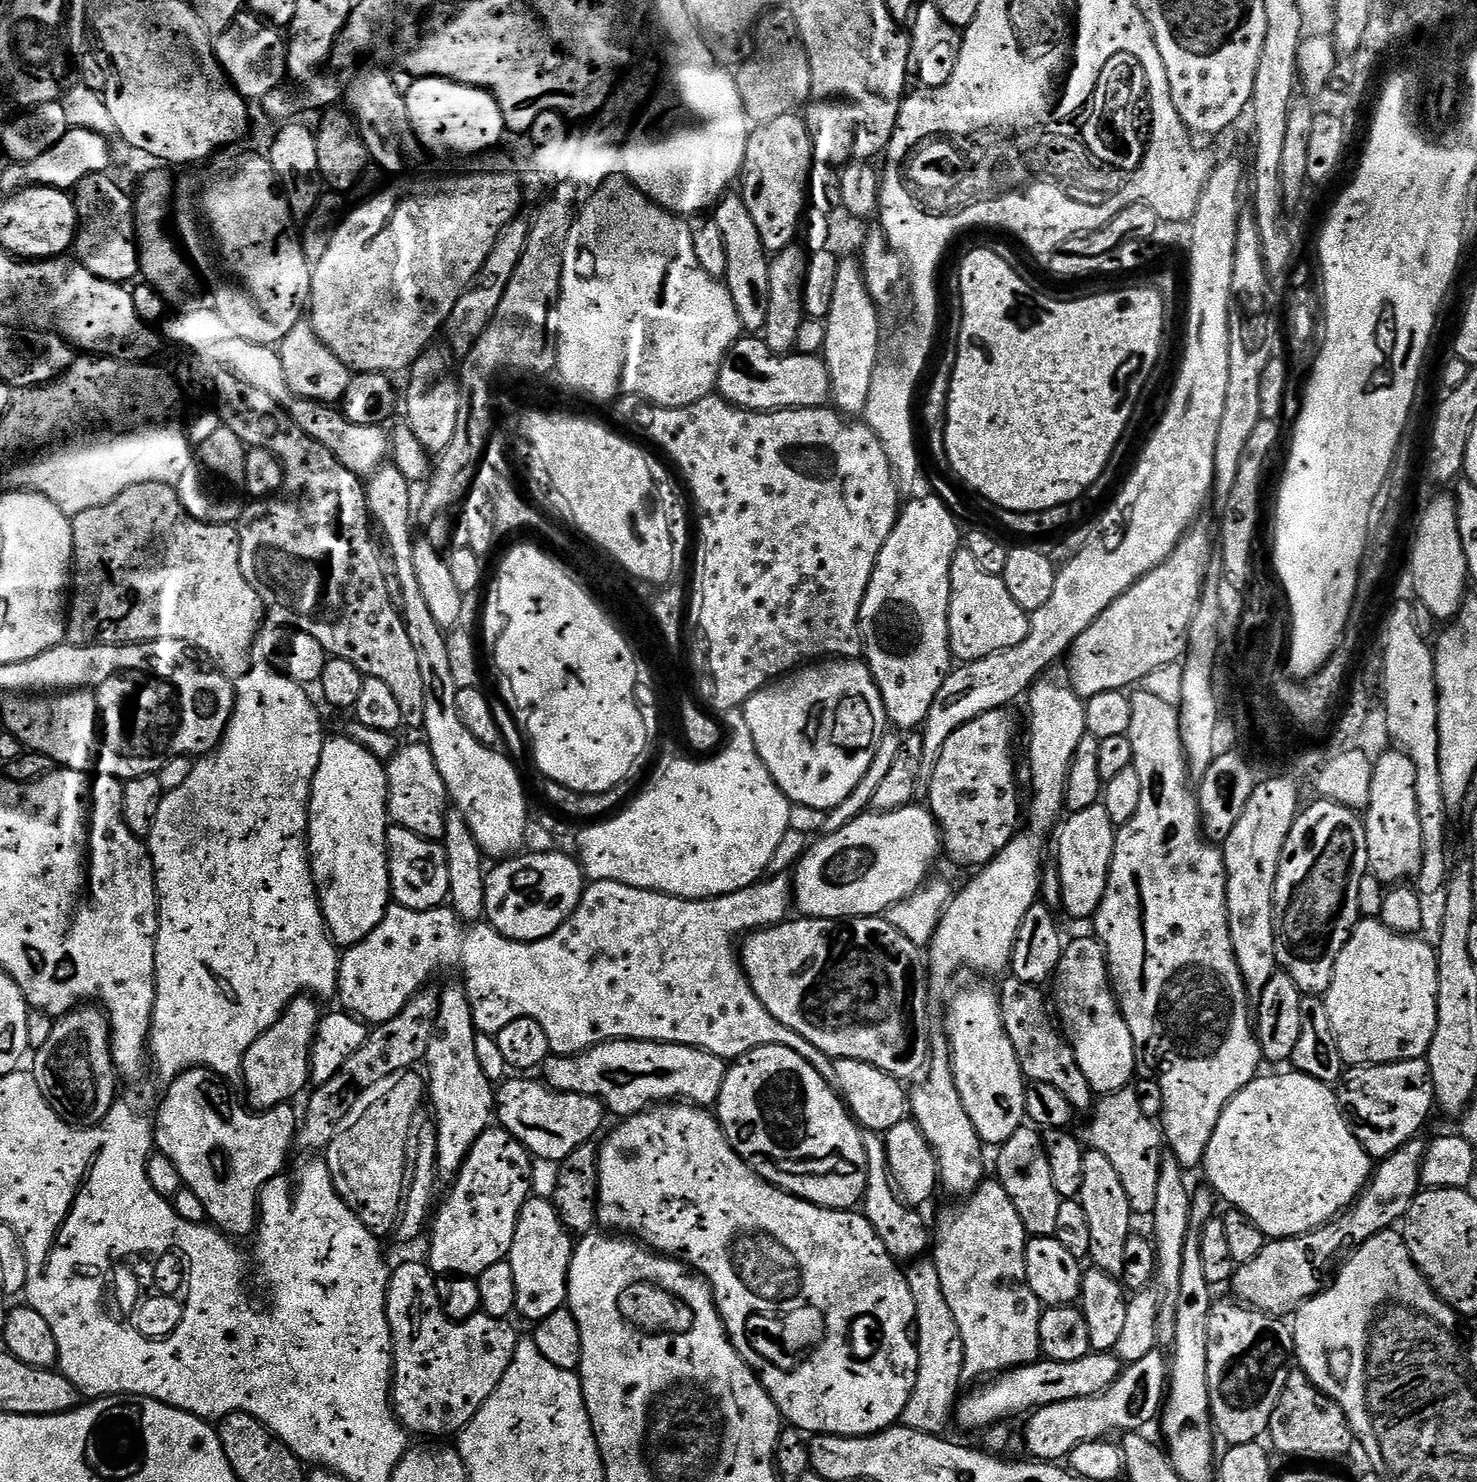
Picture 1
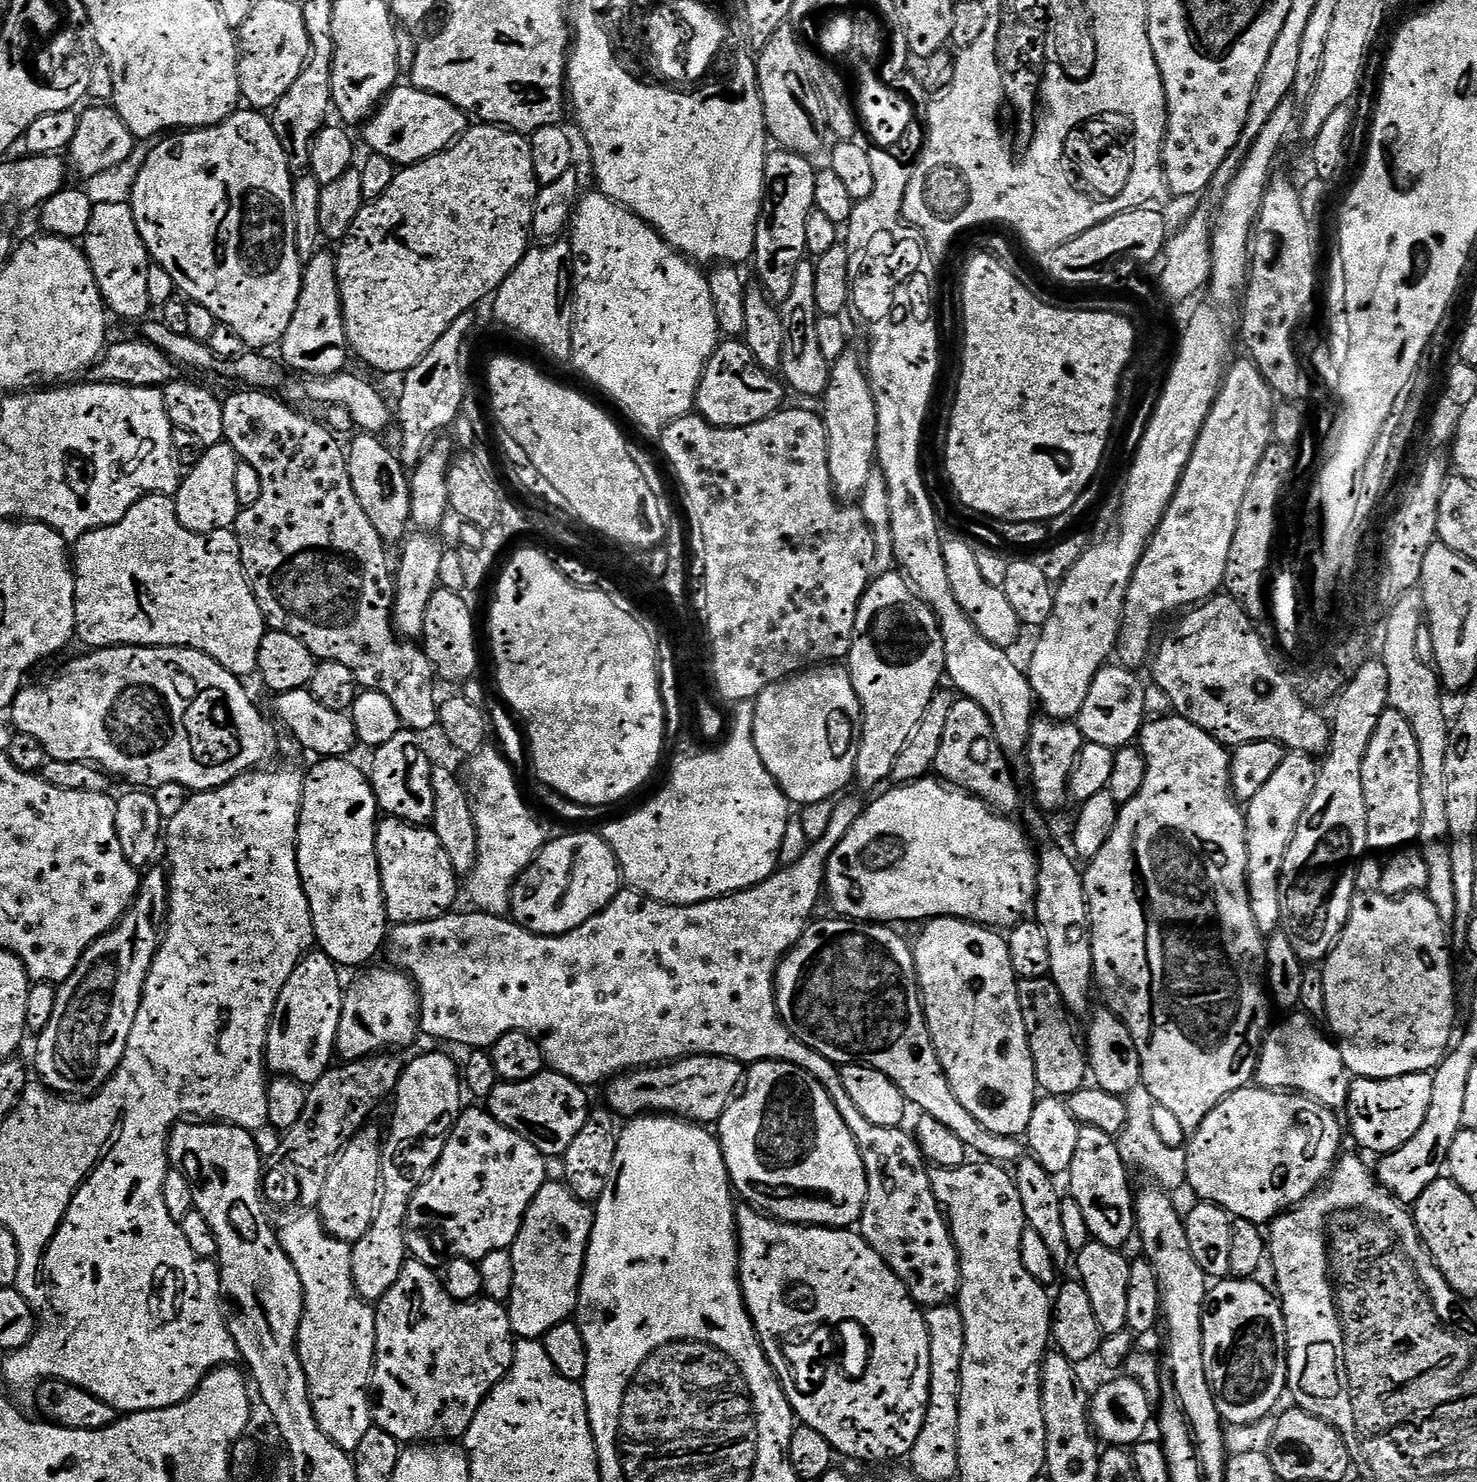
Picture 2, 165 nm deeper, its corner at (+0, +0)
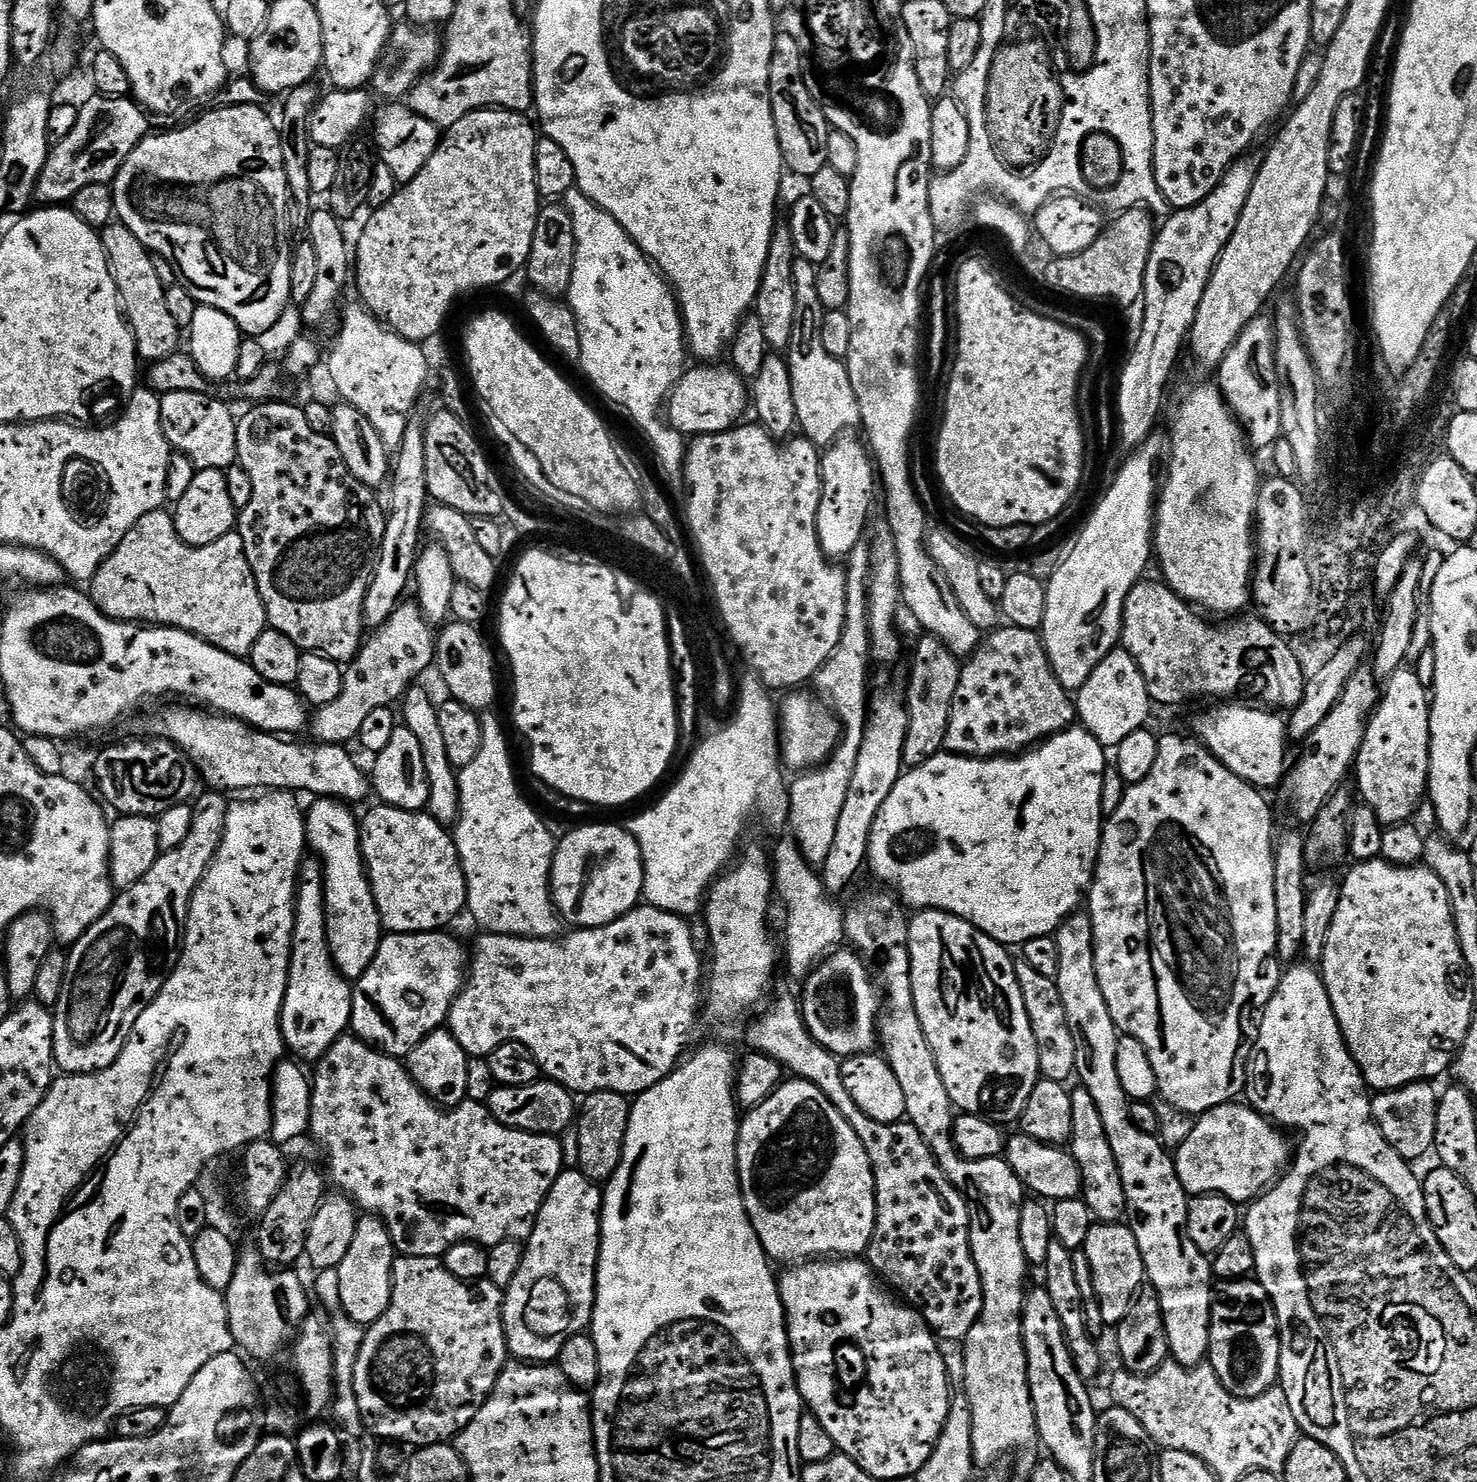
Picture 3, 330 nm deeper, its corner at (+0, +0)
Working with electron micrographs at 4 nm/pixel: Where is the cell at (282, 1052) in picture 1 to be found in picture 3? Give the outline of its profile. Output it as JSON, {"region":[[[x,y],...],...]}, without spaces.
{"region":[[[305,859],[300,865],[300,875],[296,877],[296,921],[288,985],[280,1011],[284,1047],[297,1061],[319,1062],[326,1050],[330,1050],[330,1046],[334,1046],[334,1042],[349,1031],[352,990],[353,985],[336,969],[330,954],[324,913],[324,866],[319,859]]]}

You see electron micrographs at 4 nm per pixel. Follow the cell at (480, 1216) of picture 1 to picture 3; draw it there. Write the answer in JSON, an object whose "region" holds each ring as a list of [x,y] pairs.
{"region":[[[345,1034],[326,1050],[326,1054],[315,1065],[316,1073],[311,1073],[312,1101],[310,1102],[310,1122],[308,1132],[316,1139],[318,1147],[324,1151],[324,1160],[328,1163],[326,1176],[329,1181],[337,1184],[339,1191],[347,1196],[361,1213],[380,1217],[390,1230],[390,1238],[394,1242],[397,1253],[402,1256],[435,1256],[443,1257],[450,1246],[463,1240],[475,1244],[491,1246],[507,1240],[527,1241],[528,1235],[534,1230],[534,1222],[538,1218],[538,1210],[542,1210],[542,1202],[546,1194],[550,1194],[550,1186],[565,1171],[564,1155],[560,1140],[555,1136],[538,1134],[537,1132],[523,1132],[517,1128],[507,1128],[495,1120],[491,1112],[481,1101],[465,1100],[458,1107],[444,1111],[440,1105],[429,1098],[414,1082],[407,1067],[397,1057],[387,1056],[379,1052],[371,1044],[361,1040],[355,1034]]]}

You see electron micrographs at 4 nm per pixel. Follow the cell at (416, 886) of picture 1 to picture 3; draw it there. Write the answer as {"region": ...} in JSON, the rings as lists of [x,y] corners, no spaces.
{"region":[[[377,803],[359,821],[360,849],[364,855],[364,867],[368,869],[368,881],[372,883],[374,902],[378,906],[381,925],[393,932],[438,932],[449,927],[448,923],[459,912],[465,911],[468,902],[466,878],[458,858],[453,833],[439,824],[427,811],[407,812]]]}

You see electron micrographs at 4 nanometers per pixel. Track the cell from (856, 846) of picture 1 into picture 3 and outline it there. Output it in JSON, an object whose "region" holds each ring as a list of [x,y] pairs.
{"region":[[[1073,726],[1067,728],[1065,732],[1057,732],[1047,740],[1015,756],[973,758],[953,756],[947,750],[941,751],[939,756],[930,758],[922,766],[907,769],[898,778],[894,790],[890,790],[890,798],[886,798],[872,827],[868,843],[867,867],[870,872],[872,868],[873,874],[884,883],[881,885],[895,890],[899,899],[909,909],[949,912],[951,916],[970,922],[982,934],[997,940],[1002,945],[1022,946],[1030,942],[1030,938],[1053,935],[1057,926],[1085,903],[1088,889],[1092,886],[1092,876],[1096,873],[1096,863],[1100,857],[1102,817],[1105,815],[1102,806],[1102,786],[1106,767],[1104,752],[1106,752],[1105,745],[1099,744],[1083,726]]]}

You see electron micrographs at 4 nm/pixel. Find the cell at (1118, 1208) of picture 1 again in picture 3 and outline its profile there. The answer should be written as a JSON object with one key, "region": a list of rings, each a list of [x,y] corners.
{"region":[[[1083,1086],[1071,1089],[1072,1109],[1074,1110],[1074,1126],[1070,1151],[1078,1162],[1082,1174],[1082,1198],[1086,1206],[1090,1206],[1093,1217],[1106,1224],[1115,1224],[1125,1219],[1128,1211],[1126,1190],[1122,1190],[1122,1174],[1118,1162],[1114,1158],[1114,1150],[1110,1150],[1110,1141],[1106,1139],[1106,1129],[1102,1127],[1102,1118],[1098,1115],[1098,1106],[1094,1106],[1094,1098]]]}

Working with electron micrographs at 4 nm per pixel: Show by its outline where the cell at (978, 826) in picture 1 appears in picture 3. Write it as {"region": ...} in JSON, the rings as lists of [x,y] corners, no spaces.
{"region":[[[1000,626],[987,633],[981,639],[980,647],[963,661],[958,690],[954,690],[944,748],[953,756],[1015,756],[1057,732],[1065,732],[1077,720],[1073,697],[1062,686],[1062,682],[1058,682],[1048,661],[1041,633],[1030,628]]]}

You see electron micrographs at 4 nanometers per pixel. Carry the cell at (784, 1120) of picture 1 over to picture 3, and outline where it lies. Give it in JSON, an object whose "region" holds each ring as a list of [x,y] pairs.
{"region":[[[788,1078],[774,1090],[774,1094],[770,1094],[770,1098],[766,1098],[766,1102],[762,1102],[757,1108],[747,1109],[740,1121],[740,1133],[736,1143],[736,1168],[740,1171],[740,1193],[744,1196],[746,1214],[762,1242],[769,1261],[811,1262],[817,1258],[860,1258],[867,1253],[870,1238],[876,1229],[876,1187],[872,1163],[866,1154],[866,1146],[862,1146],[858,1134],[854,1134],[850,1122],[842,1118],[830,1098],[826,1098],[826,1094],[818,1090],[818,1086],[799,1078]]]}

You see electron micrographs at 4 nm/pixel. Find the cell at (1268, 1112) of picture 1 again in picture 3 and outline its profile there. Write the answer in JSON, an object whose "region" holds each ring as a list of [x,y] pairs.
{"region":[[[1233,1102],[1218,1106],[1199,1117],[1190,1130],[1190,1138],[1186,1138],[1186,1142],[1182,1142],[1182,1146],[1175,1149],[1178,1178],[1189,1197],[1218,1194],[1230,1198],[1238,1206],[1247,1205],[1263,1192],[1267,1192],[1289,1167],[1290,1148],[1288,1152],[1288,1140],[1283,1135],[1287,1136],[1271,1120],[1260,1115],[1247,1103]]]}

